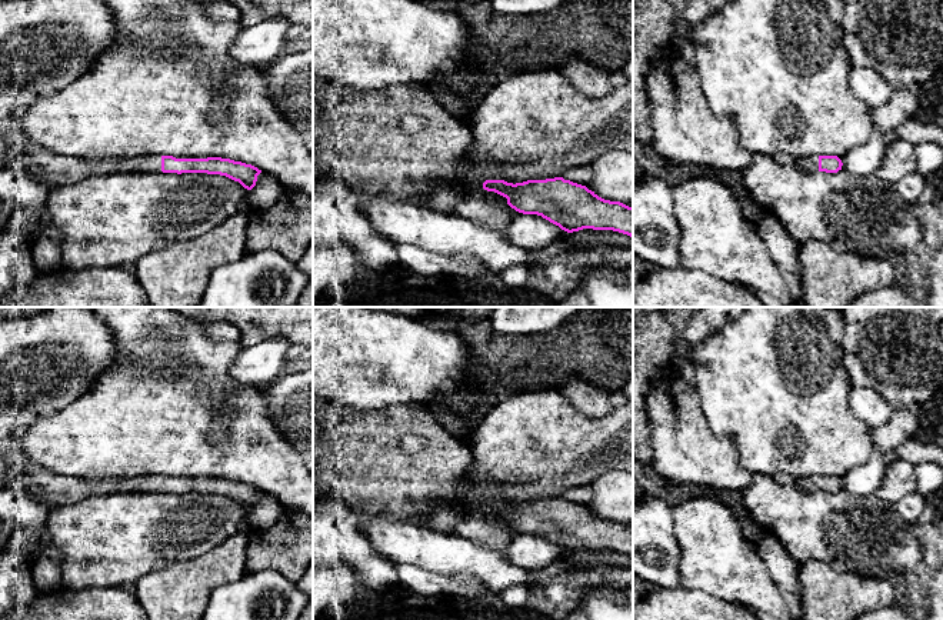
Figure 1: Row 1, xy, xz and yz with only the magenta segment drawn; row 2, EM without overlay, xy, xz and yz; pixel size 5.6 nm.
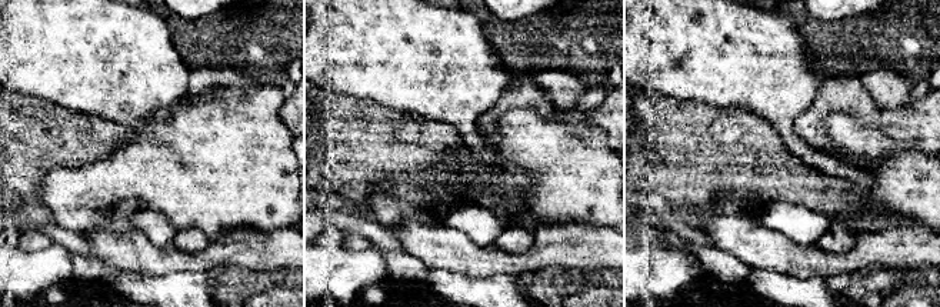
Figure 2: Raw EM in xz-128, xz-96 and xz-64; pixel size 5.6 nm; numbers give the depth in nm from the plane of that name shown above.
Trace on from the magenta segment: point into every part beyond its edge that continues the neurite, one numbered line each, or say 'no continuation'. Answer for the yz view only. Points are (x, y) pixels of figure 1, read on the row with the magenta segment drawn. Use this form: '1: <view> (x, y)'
1: yz (810, 163)

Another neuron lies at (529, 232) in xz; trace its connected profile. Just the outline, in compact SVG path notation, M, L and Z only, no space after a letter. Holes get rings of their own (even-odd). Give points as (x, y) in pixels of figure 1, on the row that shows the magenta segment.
M519 213L503 231L504 239L523 250L542 251L562 239L564 230L537 214Z

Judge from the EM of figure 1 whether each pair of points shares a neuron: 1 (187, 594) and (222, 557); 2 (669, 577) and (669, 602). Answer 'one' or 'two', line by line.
1: one
2: two

